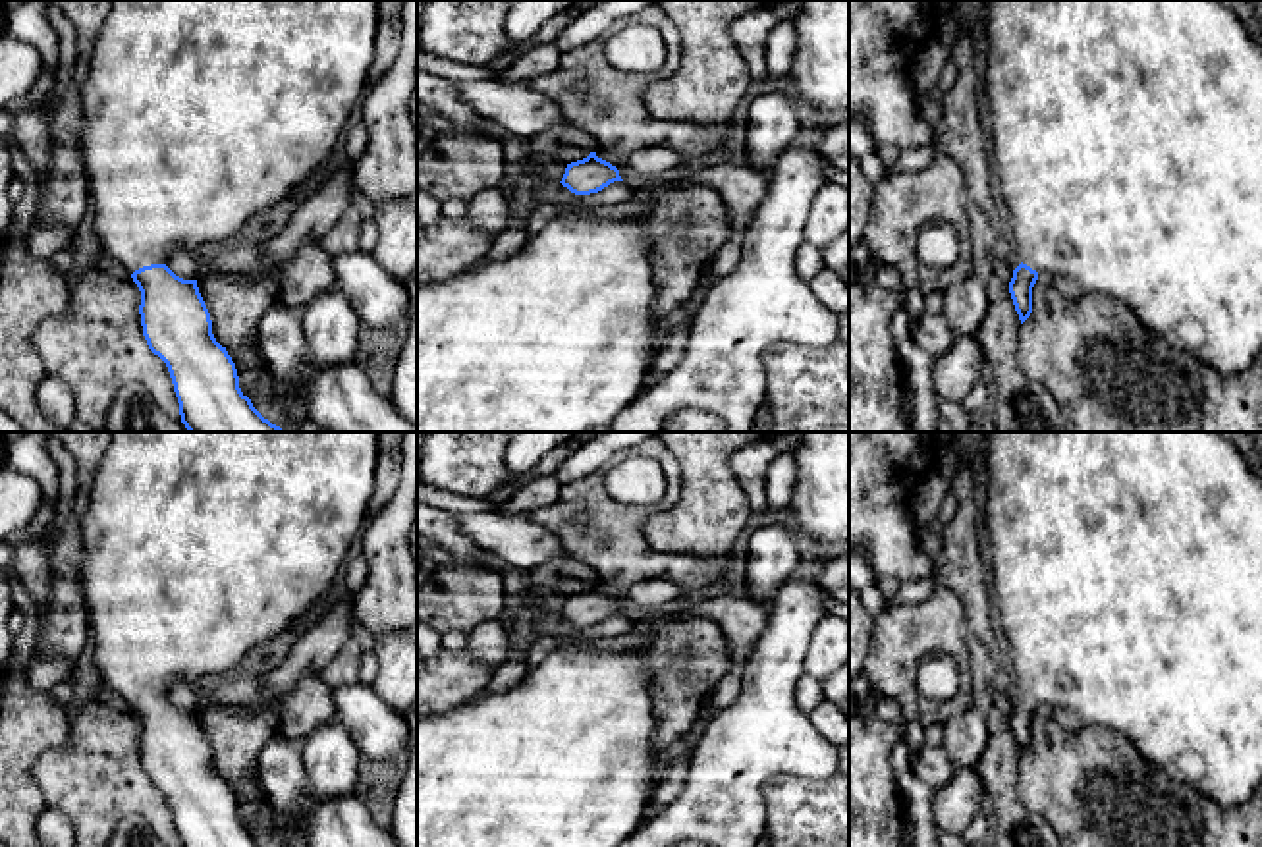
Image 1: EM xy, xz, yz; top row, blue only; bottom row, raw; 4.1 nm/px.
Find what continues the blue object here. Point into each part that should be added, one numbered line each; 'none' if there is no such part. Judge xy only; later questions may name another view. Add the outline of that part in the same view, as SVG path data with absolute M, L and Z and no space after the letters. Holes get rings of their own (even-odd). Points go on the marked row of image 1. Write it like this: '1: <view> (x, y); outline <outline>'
1: xy (197, 114); outline M110 0L110 12L93 46L89 77L81 85L79 133L95 228L110 257L129 274L143 266L166 264L178 251L193 253L232 237L255 214L309 185L334 152L340 135L347 131L349 116L369 89L376 37L378 0Z

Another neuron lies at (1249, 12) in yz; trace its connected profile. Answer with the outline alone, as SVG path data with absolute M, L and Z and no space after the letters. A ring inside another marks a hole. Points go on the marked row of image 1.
M1221 0L1243 23L1250 39L1262 48L1262 0Z

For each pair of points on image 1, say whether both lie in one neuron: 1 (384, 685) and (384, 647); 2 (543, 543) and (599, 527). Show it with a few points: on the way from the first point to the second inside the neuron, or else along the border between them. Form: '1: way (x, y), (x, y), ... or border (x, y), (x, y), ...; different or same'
1: way (386, 676), (386, 656); same
2: border (527, 516), (545, 525), (570, 556); different

